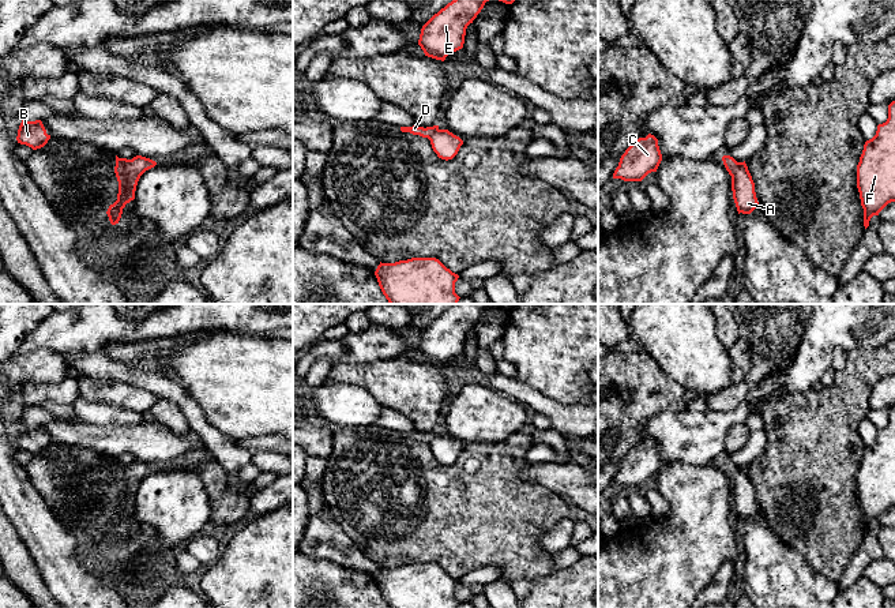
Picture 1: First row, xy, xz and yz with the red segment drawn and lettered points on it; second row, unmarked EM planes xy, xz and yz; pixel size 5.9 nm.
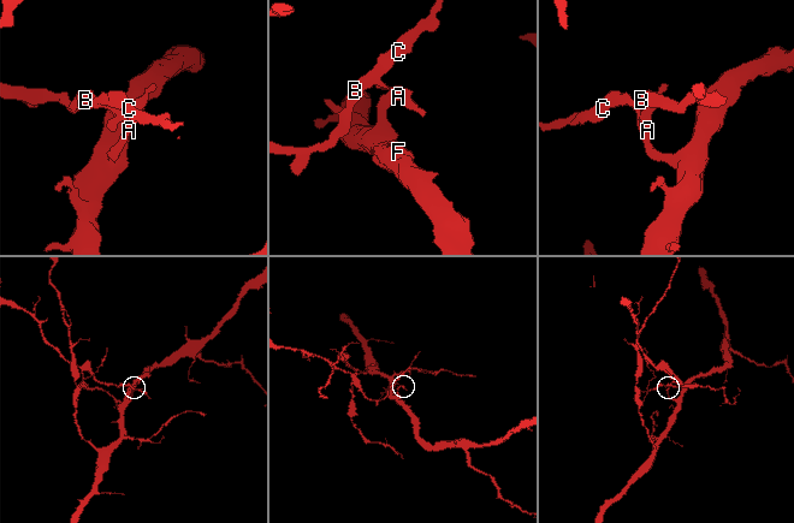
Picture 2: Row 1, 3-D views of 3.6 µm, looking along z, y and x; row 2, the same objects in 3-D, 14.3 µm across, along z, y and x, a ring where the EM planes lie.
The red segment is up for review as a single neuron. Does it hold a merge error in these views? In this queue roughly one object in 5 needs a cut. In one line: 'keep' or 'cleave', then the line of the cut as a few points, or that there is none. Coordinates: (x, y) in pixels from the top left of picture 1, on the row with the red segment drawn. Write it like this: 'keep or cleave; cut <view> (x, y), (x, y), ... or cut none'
cleave; cut xy (130, 160), (126, 175), (119, 184)

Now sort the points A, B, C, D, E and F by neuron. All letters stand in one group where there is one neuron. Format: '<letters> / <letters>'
A F / B C D E

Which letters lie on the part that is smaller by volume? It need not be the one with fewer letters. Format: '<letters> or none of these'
B, C, D, E

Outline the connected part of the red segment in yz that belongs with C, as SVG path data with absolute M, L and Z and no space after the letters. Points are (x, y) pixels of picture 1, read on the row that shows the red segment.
M648 134L635 140L621 155L613 179L642 181L648 173L657 172L662 161L658 139Z

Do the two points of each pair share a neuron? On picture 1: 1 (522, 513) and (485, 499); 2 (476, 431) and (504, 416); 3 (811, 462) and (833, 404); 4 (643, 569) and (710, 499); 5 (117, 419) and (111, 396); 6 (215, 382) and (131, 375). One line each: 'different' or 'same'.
1: same
2: same
3: same
4: same
5: different
6: different

